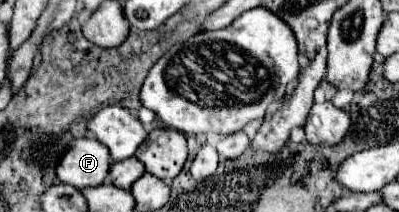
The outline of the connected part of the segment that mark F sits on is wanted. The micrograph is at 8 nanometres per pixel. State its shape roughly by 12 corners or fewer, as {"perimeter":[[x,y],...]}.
{"perimeter":[[93,137],[75,139],[57,177],[77,189],[107,181],[111,155]]}

